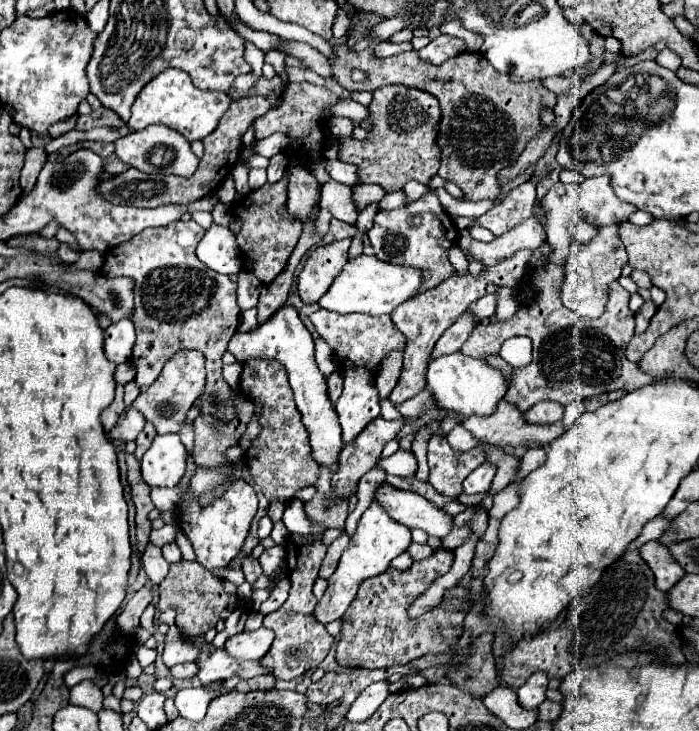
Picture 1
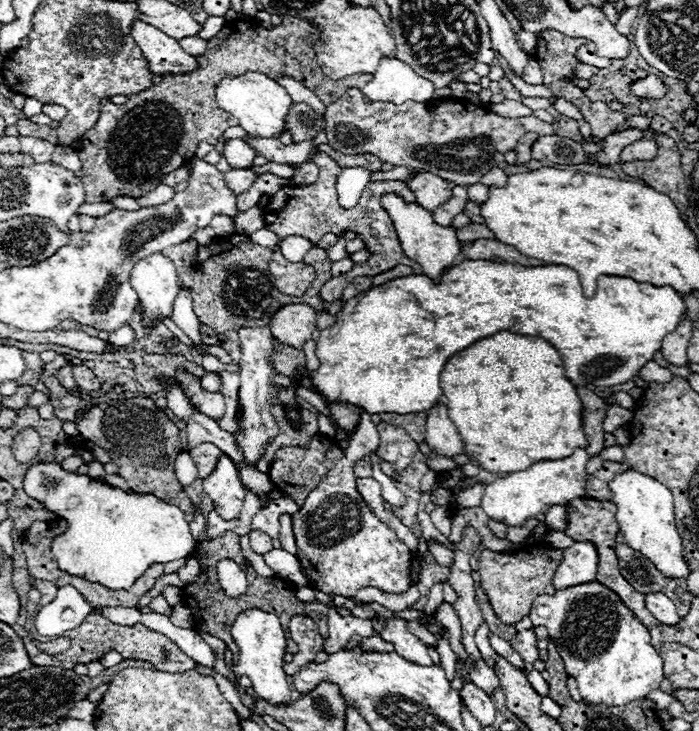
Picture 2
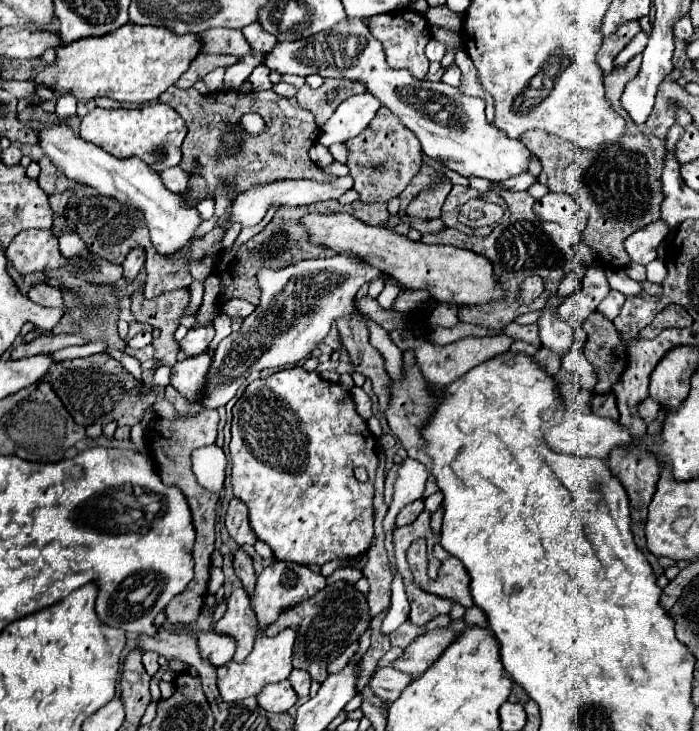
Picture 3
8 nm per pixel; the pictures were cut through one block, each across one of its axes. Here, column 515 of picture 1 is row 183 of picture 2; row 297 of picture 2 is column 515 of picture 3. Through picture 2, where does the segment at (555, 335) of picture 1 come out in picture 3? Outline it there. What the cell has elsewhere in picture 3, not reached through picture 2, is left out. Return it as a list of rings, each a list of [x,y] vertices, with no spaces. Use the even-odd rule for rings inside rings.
[[[512,322],[503,329],[503,334],[504,333],[510,336],[510,338],[514,338],[514,340],[524,340],[524,342],[528,342],[528,344],[534,344],[534,346],[542,348],[536,323],[519,325],[516,322]]]

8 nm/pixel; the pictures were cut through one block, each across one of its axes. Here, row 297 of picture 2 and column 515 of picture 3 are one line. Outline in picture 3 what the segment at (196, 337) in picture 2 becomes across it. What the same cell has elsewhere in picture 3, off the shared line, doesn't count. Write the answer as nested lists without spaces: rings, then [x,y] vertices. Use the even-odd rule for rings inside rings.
[[[528,172],[520,174],[520,176],[514,176],[510,180],[504,180],[502,184],[508,188],[508,190],[528,190],[532,184],[536,182],[536,178],[532,178]]]

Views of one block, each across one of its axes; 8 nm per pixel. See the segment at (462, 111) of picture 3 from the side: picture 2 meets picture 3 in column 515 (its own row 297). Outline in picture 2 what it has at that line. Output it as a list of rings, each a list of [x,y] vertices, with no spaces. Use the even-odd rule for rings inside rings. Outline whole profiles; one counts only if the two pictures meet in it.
[[[162,254],[140,260],[132,268],[132,288],[140,296],[142,324],[154,326],[172,316],[174,298],[178,296],[178,272]]]

